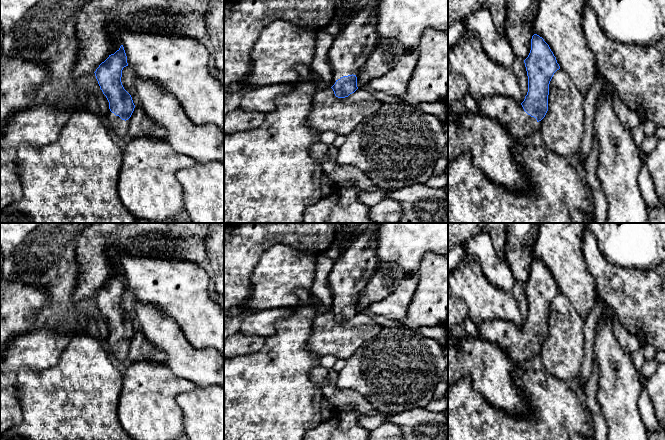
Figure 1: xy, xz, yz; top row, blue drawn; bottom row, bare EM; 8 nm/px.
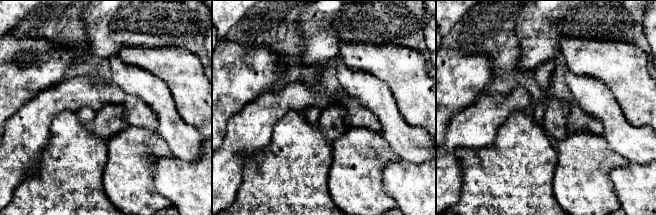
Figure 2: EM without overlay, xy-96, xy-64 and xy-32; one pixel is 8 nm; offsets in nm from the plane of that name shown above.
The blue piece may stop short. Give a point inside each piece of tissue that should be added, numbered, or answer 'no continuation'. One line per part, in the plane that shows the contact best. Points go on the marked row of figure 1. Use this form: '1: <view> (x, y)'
1: xz (351, 47)

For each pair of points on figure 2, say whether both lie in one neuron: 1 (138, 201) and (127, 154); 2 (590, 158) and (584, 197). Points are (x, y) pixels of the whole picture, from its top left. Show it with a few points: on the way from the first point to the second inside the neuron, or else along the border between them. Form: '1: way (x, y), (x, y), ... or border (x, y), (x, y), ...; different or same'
1: way (131, 189), (128, 182), (128, 166); same
2: way (584, 168), (584, 187); same

